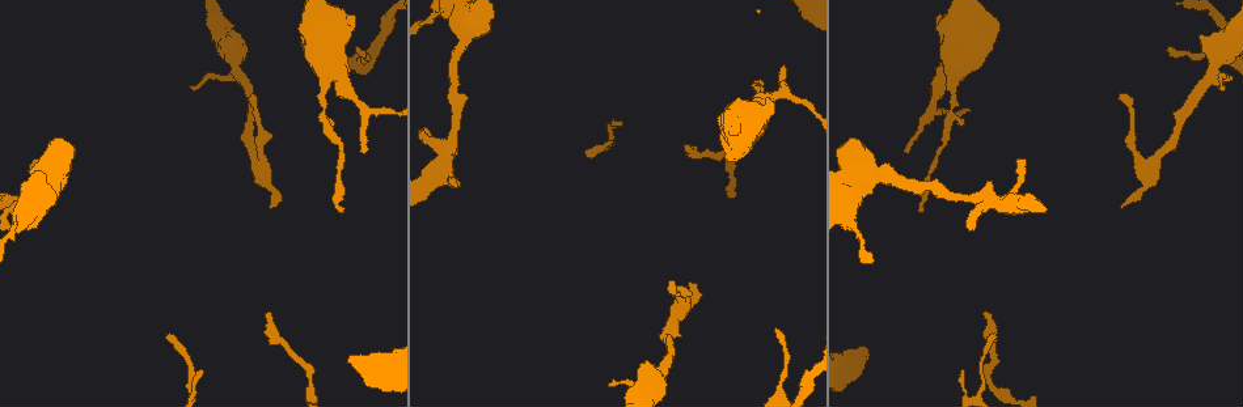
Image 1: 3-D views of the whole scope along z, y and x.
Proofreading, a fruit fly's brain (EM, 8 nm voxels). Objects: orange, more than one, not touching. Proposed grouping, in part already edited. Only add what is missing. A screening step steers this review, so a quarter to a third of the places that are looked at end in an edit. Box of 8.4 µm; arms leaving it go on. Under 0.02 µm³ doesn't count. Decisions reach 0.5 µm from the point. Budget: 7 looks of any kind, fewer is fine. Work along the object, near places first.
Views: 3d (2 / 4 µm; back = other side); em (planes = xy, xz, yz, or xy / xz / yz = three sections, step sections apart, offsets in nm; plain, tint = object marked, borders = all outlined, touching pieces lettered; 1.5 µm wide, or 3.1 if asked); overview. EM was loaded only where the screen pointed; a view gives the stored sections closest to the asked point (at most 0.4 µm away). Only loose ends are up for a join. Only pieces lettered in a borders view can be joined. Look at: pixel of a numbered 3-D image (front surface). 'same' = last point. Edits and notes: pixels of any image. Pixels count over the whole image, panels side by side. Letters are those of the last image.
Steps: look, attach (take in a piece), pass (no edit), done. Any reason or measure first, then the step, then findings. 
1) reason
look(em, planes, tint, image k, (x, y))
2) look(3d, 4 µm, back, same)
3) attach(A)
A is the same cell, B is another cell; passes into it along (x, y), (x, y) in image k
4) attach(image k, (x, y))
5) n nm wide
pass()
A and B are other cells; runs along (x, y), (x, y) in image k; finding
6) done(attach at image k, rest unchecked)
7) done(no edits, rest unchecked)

look(em, xz, step 4, borders, image 1, (363, 152))

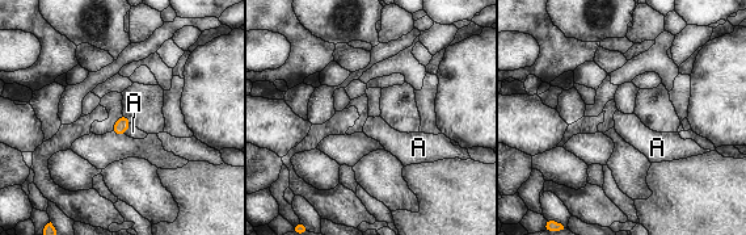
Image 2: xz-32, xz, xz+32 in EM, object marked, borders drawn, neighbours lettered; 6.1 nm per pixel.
A touches over 80 nm
pass()
A is another cell; border along (131, 124), (125, 134) in image 2; none of them fits

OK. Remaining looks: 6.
free end
look(3d, 2 µm, image 1, (267, 311))

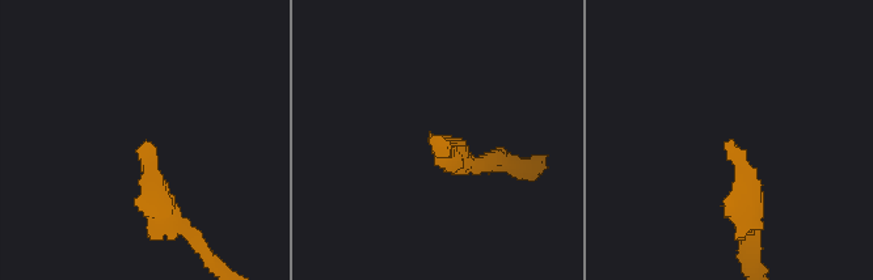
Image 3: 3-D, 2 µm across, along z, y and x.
look(em, yz, step 8, borders, image 3, (731, 142))

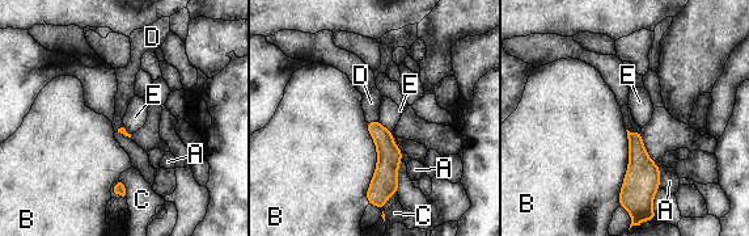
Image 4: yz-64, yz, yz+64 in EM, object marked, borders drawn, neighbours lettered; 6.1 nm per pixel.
look(em, planes, borders, same)

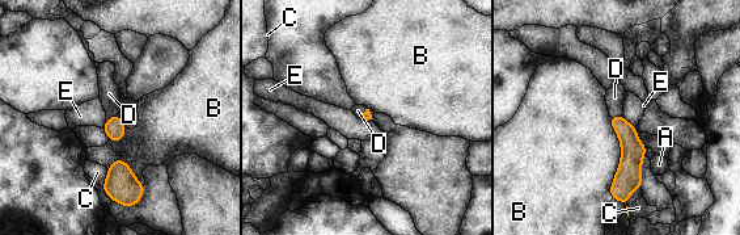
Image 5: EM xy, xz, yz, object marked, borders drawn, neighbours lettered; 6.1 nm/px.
attach(D)
D is the same cell, A, B, C and E are other cells; passes into it along (114, 128), (114, 114), (109, 93) in image 5; it goes on there

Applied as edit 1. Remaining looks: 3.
done(attach at image 5, rest unchecked)

